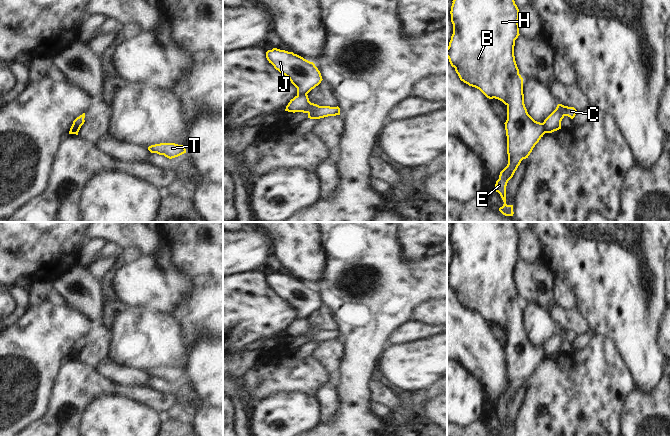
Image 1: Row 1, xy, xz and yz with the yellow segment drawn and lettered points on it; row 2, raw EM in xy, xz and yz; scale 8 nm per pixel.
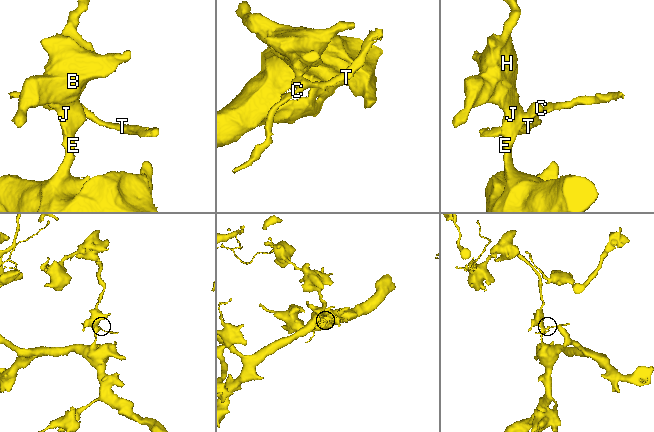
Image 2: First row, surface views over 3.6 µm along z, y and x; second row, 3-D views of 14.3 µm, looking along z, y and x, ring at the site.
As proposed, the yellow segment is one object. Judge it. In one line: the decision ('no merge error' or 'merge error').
merge error

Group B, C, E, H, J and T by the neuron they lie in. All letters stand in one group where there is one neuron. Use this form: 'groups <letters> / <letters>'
groups B E H J / C T

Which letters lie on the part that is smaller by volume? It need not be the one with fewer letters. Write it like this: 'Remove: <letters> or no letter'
Remove: C, T

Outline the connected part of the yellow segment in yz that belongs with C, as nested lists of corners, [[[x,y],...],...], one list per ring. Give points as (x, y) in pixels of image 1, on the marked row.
[[[558,104],[556,109],[543,122],[545,125],[545,133],[552,133],[561,129],[562,119],[565,116],[573,119],[577,112],[578,111],[574,107]]]

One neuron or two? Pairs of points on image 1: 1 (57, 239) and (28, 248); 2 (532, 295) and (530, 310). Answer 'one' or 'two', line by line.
1: one
2: two

